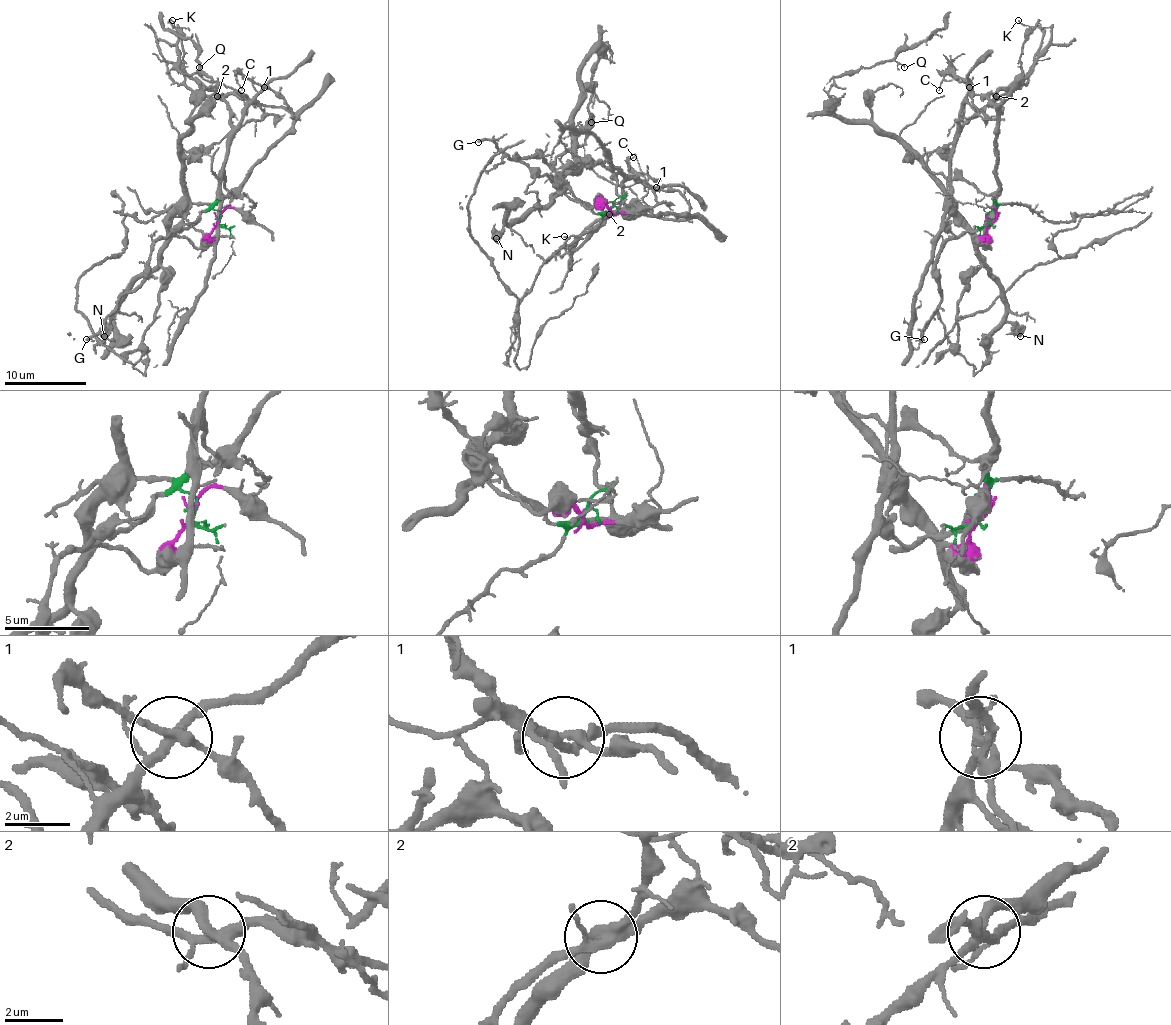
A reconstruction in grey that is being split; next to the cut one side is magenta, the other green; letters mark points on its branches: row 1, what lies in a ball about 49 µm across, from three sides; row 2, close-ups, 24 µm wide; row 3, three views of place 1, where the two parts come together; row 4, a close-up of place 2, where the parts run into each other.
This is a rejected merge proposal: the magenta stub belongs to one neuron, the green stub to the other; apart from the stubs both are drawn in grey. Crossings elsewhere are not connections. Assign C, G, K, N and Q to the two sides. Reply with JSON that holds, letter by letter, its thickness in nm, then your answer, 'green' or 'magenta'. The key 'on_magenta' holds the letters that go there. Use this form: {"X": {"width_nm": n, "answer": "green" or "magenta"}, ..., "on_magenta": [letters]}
{"C": {"width_nm": 110, "answer": "green"}, "G": {"width_nm": 280, "answer": "green"}, "K": {"width_nm": 110, "answer": "green"}, "N": {"width_nm": 500, "answer": "magenta"}, "Q": {"width_nm": 90, "answer": "magenta"}, "on_magenta": ["N", "Q"]}

